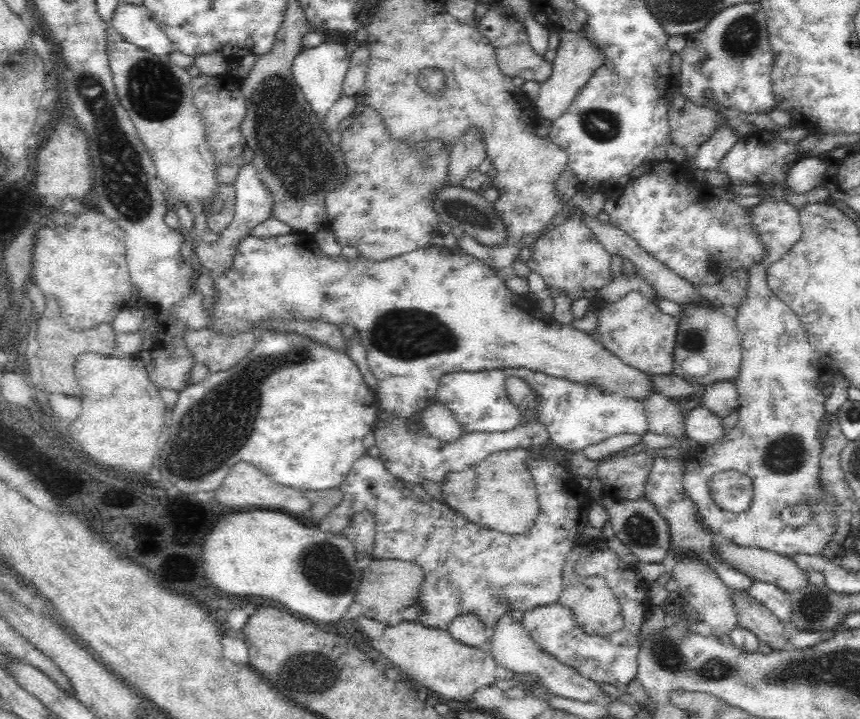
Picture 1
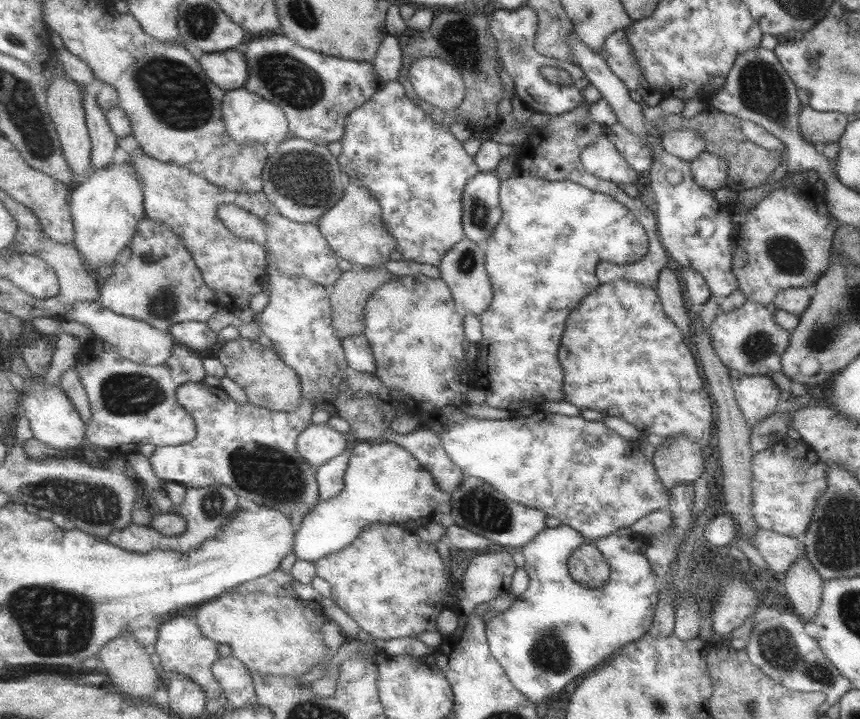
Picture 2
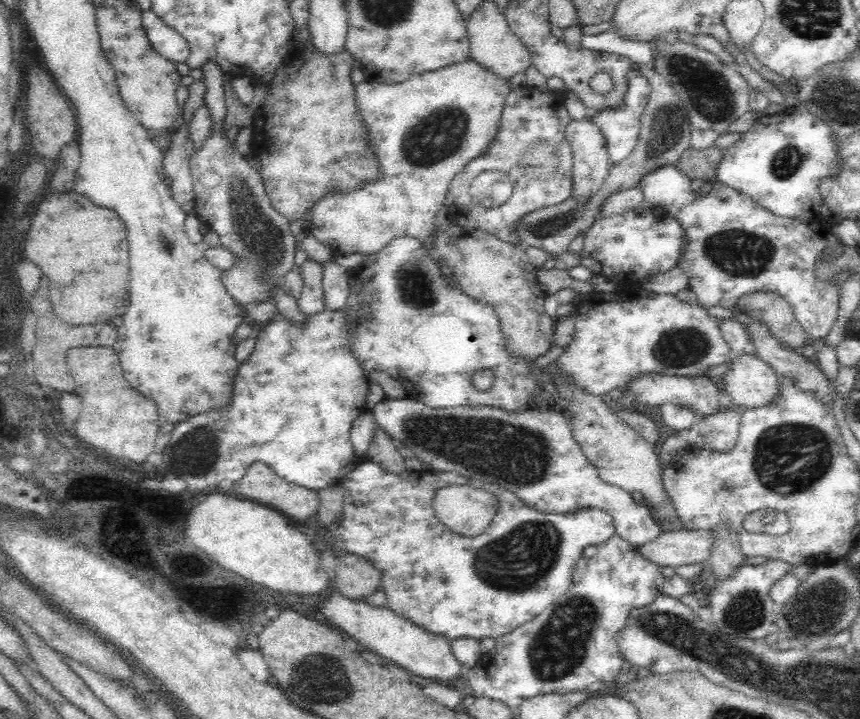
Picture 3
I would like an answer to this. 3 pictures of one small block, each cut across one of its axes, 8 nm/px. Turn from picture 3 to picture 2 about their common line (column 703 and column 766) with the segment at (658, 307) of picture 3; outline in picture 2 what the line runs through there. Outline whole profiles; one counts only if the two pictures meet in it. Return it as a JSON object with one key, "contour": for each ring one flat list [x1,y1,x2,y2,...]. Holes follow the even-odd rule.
{"contour":[[747,300,741,308,721,312,709,326,711,344,719,360,729,368,737,370,741,376,771,376,783,372,781,356,789,346,791,332,775,322,775,316,767,312,763,304]]}

